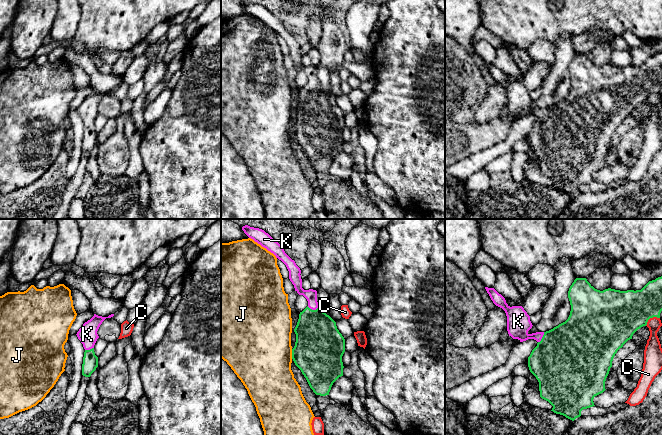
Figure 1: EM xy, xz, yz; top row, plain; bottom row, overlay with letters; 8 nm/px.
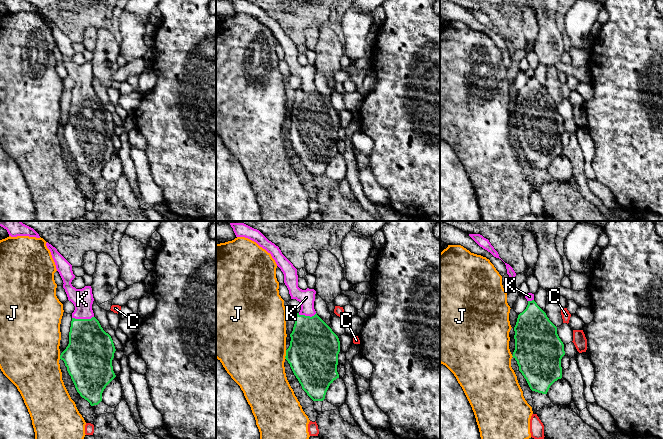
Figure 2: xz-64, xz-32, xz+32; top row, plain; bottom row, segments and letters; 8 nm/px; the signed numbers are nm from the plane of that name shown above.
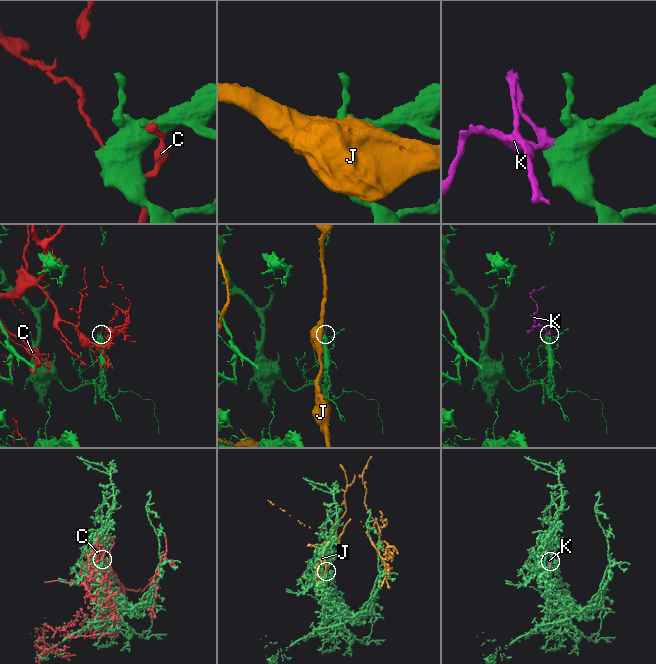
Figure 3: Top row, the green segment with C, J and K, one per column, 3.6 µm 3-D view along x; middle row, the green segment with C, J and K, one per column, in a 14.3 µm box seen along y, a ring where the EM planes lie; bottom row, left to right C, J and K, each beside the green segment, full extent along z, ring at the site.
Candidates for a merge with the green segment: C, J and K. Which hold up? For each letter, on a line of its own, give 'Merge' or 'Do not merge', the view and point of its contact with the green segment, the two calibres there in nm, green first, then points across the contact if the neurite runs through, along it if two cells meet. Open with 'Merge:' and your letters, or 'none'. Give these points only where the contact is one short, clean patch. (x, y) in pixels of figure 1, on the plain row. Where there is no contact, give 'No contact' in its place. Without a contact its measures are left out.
Merge: K
C: Do not merge. Touches green at yz (651, 93). Thickness 380 nm (green) against 130 nm
J: Do not merge. Touches green at xz (292, 130). Thickness 400 nm (green) against 500 nm
K: Merge. Touches green at xz (313, 86). Thickness 360 nm (green) against 100 nm. Path across: xz (318, 116), (313, 86), (311, 71)

